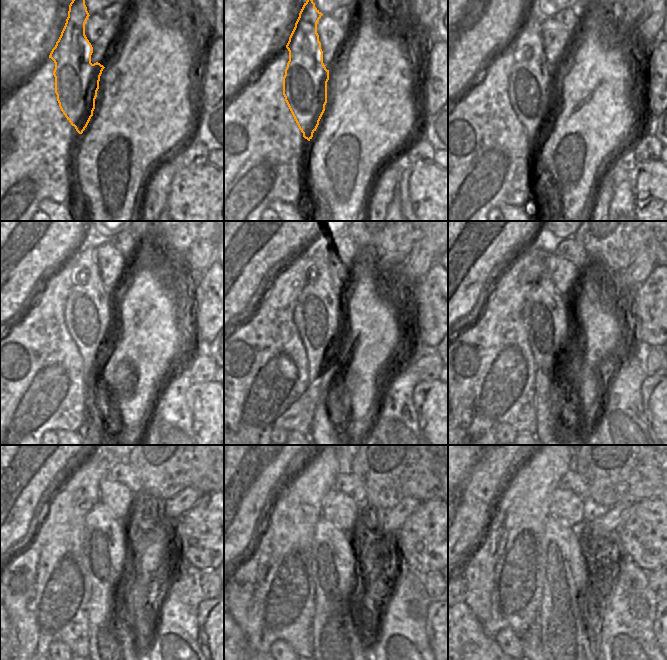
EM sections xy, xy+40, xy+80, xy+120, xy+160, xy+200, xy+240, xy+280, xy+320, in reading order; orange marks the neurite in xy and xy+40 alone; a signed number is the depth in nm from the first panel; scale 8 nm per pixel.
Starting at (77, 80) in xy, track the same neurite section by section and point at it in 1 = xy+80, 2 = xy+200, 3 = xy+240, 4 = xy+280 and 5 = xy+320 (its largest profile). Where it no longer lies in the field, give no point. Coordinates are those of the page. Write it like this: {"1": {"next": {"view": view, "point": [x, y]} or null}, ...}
{"1": {"next": {"view": "xy+80", "point": [533, 92]}}, "2": {"next": {"view": "xy+200", "point": [548, 316]}}, "3": {"next": {"view": "xy+240", "point": [114, 648]}}, "4": {"next": {"view": "xy+280", "point": [339, 648]}}, "5": {"next": {"view": "xy+320", "point": [563, 616]}}}

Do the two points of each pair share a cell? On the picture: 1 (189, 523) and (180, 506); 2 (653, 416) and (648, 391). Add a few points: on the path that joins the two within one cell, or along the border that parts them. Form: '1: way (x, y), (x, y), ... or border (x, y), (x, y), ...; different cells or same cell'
1: border (200, 497), (179, 519), (179, 524), (171, 534); different cells
2: way (653, 410), (653, 397); same cell

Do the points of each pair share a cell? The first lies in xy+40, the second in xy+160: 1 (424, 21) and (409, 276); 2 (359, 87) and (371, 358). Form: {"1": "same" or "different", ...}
{"1": "same", "2": "same"}

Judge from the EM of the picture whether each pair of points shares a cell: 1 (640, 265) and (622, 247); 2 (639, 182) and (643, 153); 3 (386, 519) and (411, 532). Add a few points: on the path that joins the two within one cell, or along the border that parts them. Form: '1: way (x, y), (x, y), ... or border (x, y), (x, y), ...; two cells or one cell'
1: border (655, 263), (645, 252), (638, 252), (616, 274); two cells
2: border (656, 159), (637, 162); two cells
3: border (415, 507), (405, 521), (391, 533), (389, 539); two cells

